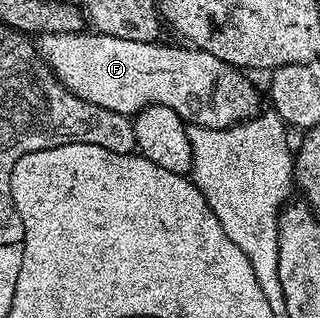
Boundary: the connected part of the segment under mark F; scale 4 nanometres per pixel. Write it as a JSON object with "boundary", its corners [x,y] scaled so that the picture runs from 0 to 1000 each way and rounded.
{"boundary":[[[303,104],[122,107],[113,173],[147,198],[153,233],[209,255],[222,296],[416,368],[453,336],[513,330],[609,399],[731,399],[809,358],[825,311],[806,302],[766,220],[622,160],[603,142],[528,148],[509,129],[388,129],[388,116]]]}

